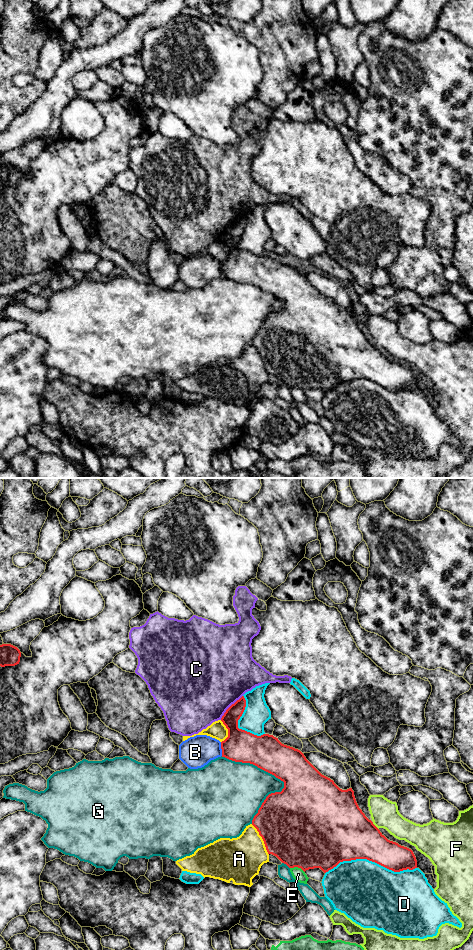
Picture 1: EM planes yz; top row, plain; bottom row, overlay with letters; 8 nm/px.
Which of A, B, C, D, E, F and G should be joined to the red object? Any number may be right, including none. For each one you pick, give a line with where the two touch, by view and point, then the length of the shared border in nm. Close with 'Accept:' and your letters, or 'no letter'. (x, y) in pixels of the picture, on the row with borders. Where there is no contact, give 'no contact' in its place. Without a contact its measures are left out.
Accept: no letter

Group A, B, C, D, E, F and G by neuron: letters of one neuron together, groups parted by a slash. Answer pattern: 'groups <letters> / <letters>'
groups A / B / C / D / E / F / G

